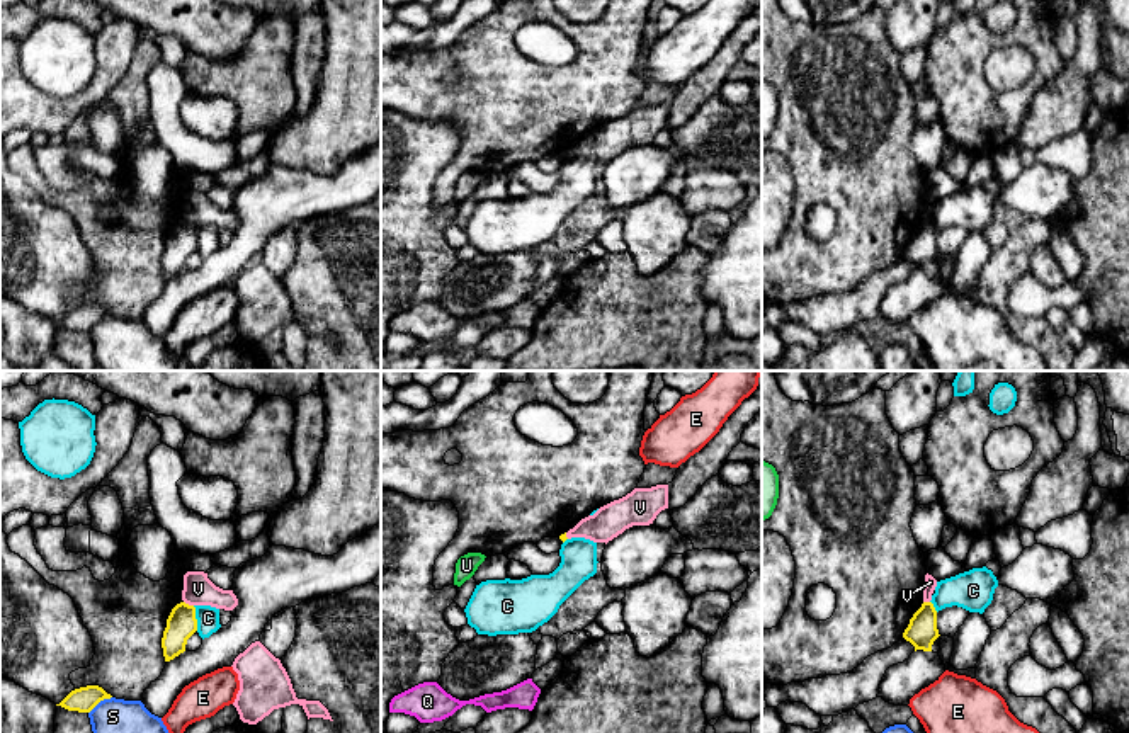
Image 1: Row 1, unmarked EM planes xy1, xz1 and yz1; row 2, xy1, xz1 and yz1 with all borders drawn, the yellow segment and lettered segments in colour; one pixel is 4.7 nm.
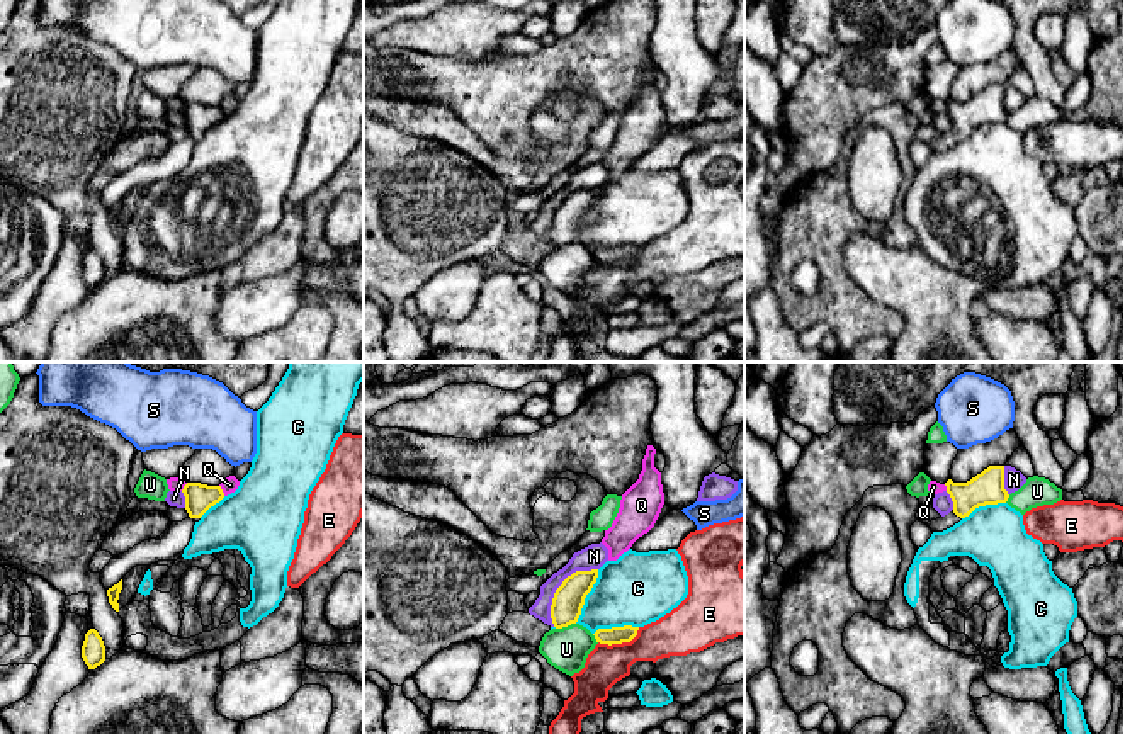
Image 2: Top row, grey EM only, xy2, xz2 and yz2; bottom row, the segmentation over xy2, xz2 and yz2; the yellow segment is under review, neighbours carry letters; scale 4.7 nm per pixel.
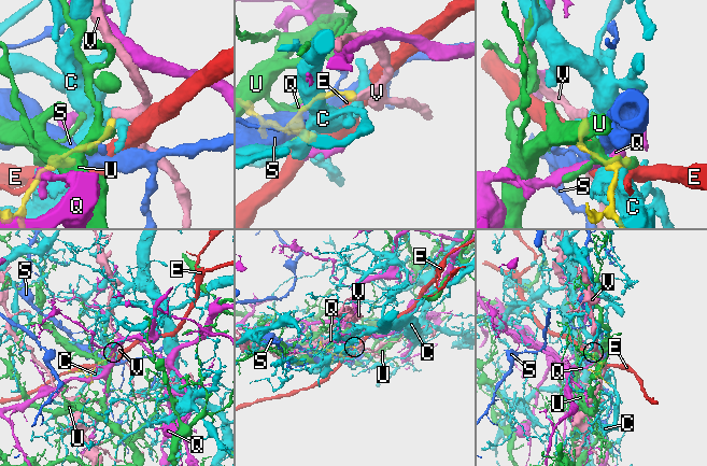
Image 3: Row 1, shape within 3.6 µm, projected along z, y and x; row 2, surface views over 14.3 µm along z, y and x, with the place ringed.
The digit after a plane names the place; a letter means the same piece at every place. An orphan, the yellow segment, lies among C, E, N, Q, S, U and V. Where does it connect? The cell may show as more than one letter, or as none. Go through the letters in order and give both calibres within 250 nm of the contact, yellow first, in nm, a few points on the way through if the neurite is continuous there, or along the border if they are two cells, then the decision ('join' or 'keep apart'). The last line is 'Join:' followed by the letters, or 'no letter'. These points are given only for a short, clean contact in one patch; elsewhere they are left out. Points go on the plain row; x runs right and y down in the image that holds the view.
C: 150/340 nm | keep apart
E: 80/190 nm | along xz2 (639, 247), (629, 260), (599, 262) | keep apart
N: 150/120 nm | keep apart
Q: 140/80 nm | keep apart
S: 120/320 nm | keep apart
U: 150/200 nm | along xz2 (575, 242), (556, 248) | keep apart
V: 140/140 nm | along xy1 (184, 220), (192, 225) | keep apart
Join: no letter

